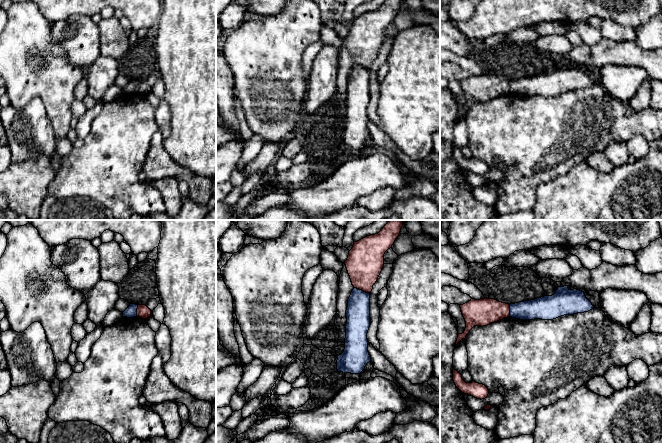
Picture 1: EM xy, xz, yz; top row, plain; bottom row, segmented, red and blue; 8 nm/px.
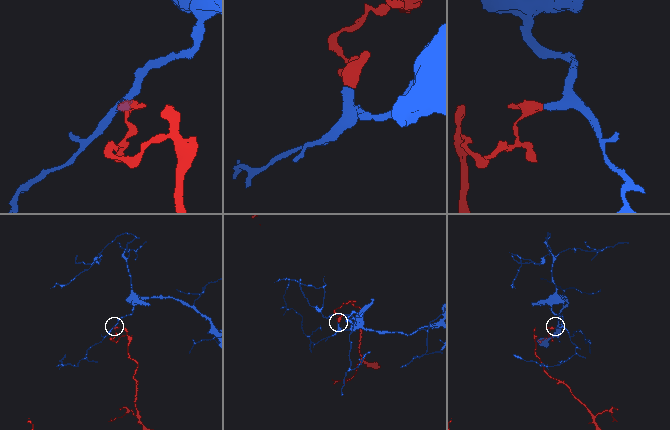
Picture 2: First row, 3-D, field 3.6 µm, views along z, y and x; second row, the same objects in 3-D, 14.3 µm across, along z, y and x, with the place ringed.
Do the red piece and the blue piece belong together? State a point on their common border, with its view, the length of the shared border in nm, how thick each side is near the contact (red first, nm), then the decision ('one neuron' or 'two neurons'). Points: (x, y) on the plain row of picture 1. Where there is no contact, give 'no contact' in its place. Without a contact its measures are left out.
xz (361, 65) | 130 nm | 300/190 nm | two neurons

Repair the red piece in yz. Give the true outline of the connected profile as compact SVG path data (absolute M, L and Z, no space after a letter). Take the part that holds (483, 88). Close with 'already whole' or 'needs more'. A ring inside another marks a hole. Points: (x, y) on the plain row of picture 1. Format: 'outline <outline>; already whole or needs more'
outline M471 75L469 78L460 81L460 84L466 98L466 104L462 110L458 110L456 121L466 114L474 102L483 103L510 93L510 81L495 75Z; already whole

